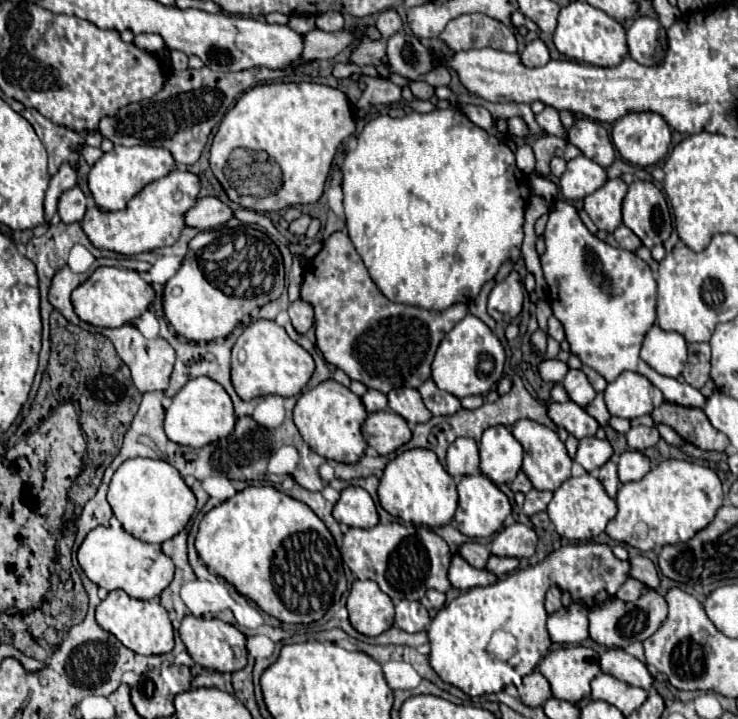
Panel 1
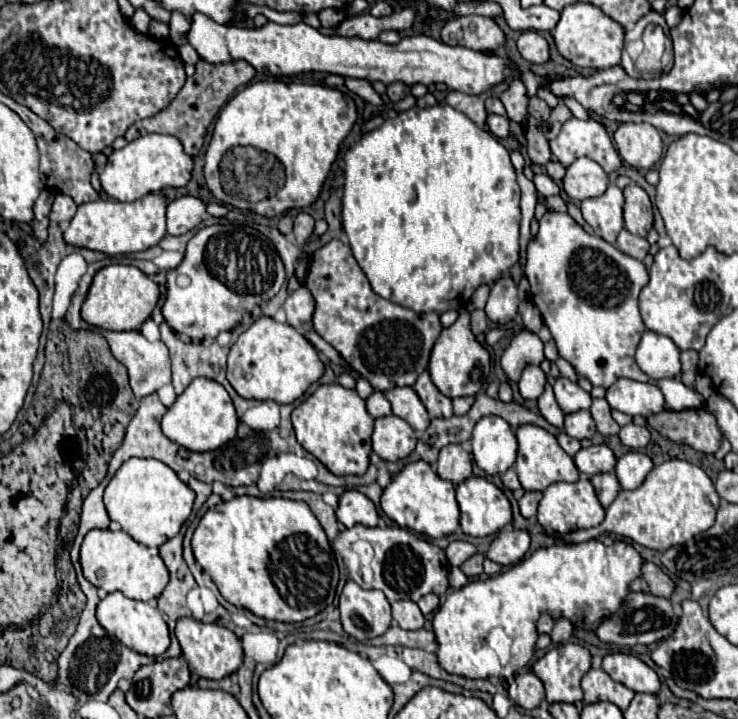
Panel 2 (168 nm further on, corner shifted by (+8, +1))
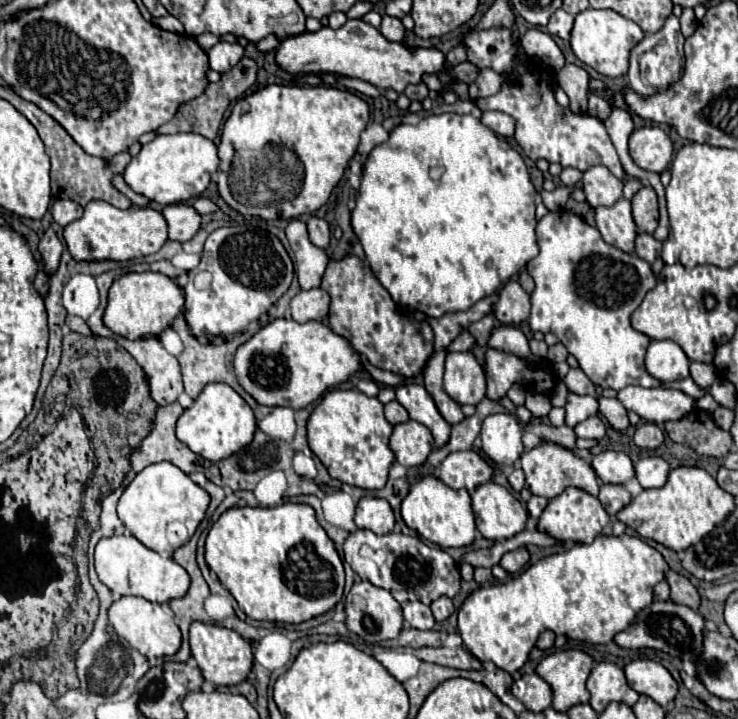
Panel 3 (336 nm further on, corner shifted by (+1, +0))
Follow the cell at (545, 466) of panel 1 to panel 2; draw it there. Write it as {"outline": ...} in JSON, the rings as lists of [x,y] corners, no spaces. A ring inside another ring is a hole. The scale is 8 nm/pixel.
{"outline":[[[533,424],[519,426],[515,434],[517,434],[517,442],[519,442],[515,472],[525,490],[543,492],[547,486],[555,484],[555,482],[577,482],[579,480],[579,470],[573,462],[573,458],[559,446],[559,442],[553,434],[549,434],[547,430],[539,428],[539,426],[533,426]]]}

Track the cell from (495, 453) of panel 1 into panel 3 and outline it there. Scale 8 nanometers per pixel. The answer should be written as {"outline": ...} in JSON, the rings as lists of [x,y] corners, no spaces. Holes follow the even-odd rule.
{"outline":[[[496,413],[484,419],[482,431],[482,451],[496,465],[514,465],[524,453],[522,429],[516,417],[508,413]]]}

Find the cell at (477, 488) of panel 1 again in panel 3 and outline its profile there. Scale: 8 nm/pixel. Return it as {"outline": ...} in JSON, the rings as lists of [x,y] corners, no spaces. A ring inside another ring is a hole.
{"outline":[[[482,483],[472,493],[472,507],[478,531],[492,541],[508,539],[526,527],[528,511],[502,485]]]}

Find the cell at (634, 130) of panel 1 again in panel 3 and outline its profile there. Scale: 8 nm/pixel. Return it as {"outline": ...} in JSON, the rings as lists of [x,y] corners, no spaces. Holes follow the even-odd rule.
{"outline":[[[640,127],[630,135],[630,155],[642,169],[662,173],[672,161],[672,151],[672,141],[660,127]]]}

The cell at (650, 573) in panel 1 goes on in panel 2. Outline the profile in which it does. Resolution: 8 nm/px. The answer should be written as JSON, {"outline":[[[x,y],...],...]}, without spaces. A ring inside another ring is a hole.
{"outline":[[[645,562],[643,566],[643,578],[647,580],[651,594],[655,596],[663,596],[663,598],[671,598],[673,590],[675,590],[675,582],[653,562]]]}

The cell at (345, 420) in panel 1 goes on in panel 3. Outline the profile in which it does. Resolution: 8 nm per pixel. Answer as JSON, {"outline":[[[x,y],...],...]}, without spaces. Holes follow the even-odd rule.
{"outline":[[[332,389],[308,417],[308,445],[328,469],[330,477],[342,483],[382,489],[388,481],[388,469],[394,463],[394,453],[388,447],[392,425],[386,421],[382,403],[360,391]]]}

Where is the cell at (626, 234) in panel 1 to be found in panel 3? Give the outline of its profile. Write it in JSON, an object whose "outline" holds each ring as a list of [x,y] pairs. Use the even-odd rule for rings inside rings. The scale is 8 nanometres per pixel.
{"outline":[[[638,233],[634,253],[636,253],[638,257],[642,257],[644,261],[654,263],[654,259],[656,259],[658,253],[660,253],[660,247],[662,247],[662,243],[656,241],[652,235],[648,235],[648,233]]]}

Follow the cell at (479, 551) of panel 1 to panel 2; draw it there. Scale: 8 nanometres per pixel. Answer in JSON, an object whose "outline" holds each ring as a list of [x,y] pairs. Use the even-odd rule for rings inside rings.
{"outline":[[[475,554],[475,556],[471,556],[469,560],[465,560],[465,562],[461,564],[463,574],[469,576],[469,578],[473,578],[473,576],[481,576],[481,574],[483,574],[483,560],[485,560],[483,554]]]}

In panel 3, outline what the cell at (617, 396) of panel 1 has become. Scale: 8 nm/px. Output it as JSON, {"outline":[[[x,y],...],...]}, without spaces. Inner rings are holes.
{"outline":[[[628,385],[618,391],[618,399],[628,411],[634,411],[642,419],[656,425],[682,419],[682,415],[690,413],[696,407],[692,397],[684,395],[678,389],[664,389],[664,387],[644,389],[640,385]]]}

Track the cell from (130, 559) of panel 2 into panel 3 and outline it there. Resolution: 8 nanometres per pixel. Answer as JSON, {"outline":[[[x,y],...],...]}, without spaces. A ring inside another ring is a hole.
{"outline":[[[114,535],[98,541],[94,551],[94,567],[98,579],[118,595],[136,595],[152,603],[168,603],[170,599],[182,597],[188,591],[188,573],[172,559],[164,557],[146,545],[142,545],[132,535]]]}

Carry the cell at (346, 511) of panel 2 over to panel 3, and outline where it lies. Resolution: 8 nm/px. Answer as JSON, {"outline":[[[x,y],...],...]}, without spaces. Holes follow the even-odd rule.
{"outline":[[[362,497],[356,505],[354,523],[358,529],[370,529],[376,535],[384,535],[394,527],[394,513],[386,499]]]}

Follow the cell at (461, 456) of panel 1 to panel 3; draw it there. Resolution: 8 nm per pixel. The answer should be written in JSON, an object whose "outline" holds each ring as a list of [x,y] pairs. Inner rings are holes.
{"outline":[[[456,451],[450,453],[442,465],[440,479],[452,489],[474,491],[478,485],[490,481],[492,469],[476,451]]]}

